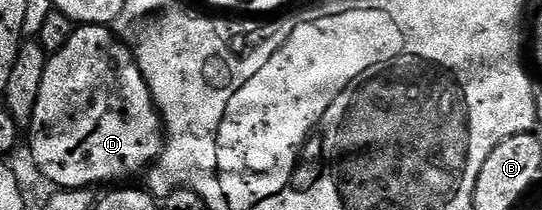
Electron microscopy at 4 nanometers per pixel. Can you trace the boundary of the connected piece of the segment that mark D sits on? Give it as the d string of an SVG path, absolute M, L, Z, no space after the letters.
M83 24L77 25L64 47L49 57L30 129L34 160L57 188L65 190L96 188L99 182L116 184L119 178L132 178L139 170L147 171L164 150L166 137L160 112L135 56L108 26Z

